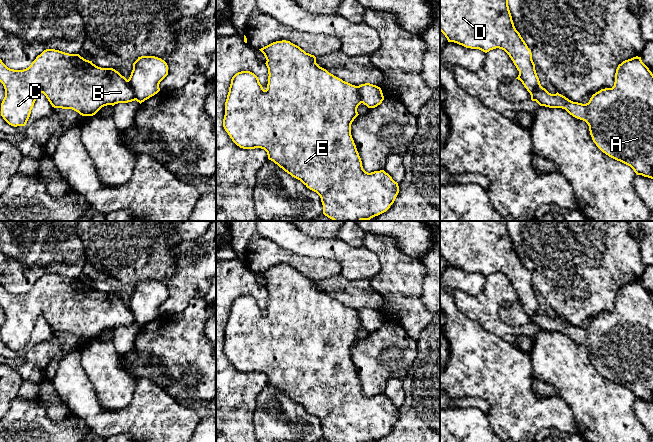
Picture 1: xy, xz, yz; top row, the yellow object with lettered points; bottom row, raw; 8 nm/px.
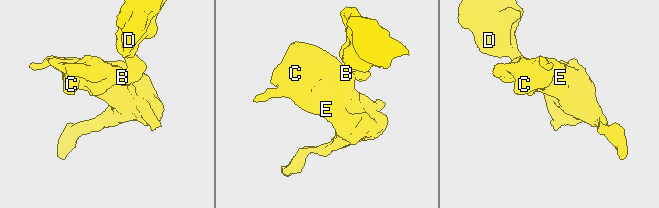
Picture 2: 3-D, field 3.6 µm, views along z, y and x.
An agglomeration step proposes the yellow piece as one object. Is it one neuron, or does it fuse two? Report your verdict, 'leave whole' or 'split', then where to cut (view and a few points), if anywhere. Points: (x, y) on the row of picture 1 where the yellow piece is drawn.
split; cut xy (127, 80), (135, 99)

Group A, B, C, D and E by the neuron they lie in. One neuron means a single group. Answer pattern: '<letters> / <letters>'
A B C E / D

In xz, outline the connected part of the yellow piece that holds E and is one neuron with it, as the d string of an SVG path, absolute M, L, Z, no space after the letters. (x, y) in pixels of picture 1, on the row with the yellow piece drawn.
M276 41L259 50L267 60L267 89L263 89L258 77L250 71L232 77L223 119L223 127L232 141L243 149L264 149L269 160L320 196L323 214L333 221L370 220L386 212L394 203L399 186L384 170L368 173L363 169L351 135L351 124L359 115L357 108L362 103L357 86L320 67L314 55L290 41Z

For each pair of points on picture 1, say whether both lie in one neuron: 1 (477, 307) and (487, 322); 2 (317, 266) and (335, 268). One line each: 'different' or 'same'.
1: same
2: same

